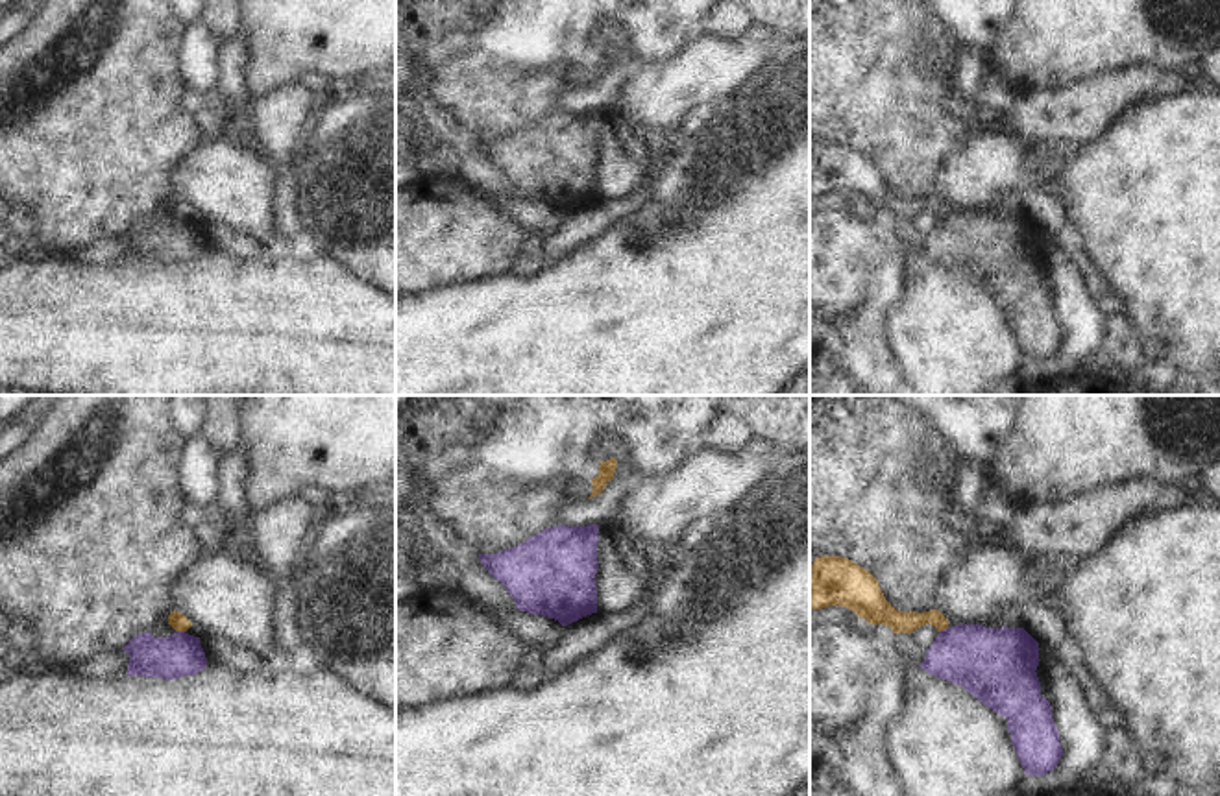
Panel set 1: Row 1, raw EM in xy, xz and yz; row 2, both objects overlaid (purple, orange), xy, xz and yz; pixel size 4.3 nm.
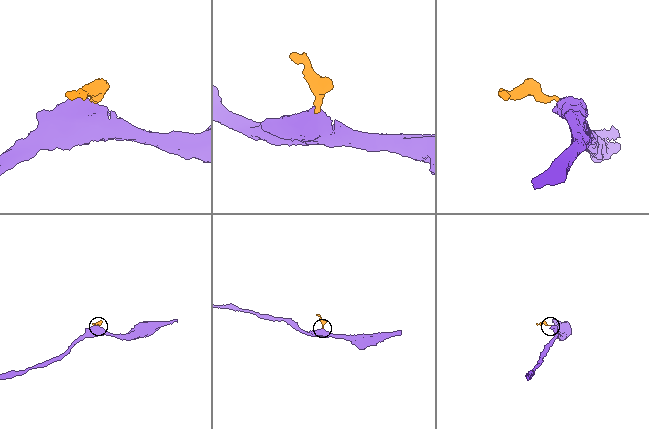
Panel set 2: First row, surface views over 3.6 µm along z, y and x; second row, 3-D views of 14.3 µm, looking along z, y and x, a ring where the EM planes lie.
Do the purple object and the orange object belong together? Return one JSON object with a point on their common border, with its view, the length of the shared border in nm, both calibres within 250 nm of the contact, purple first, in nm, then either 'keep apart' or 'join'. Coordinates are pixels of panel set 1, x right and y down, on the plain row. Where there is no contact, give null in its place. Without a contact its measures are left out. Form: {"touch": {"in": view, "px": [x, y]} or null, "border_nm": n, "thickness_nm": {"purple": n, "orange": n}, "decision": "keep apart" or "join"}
{"touch": {"in": "xy", "px": [180, 218]}, "border_nm": 40, "thickness_nm": {"purple": 190, "orange": 80}, "decision": "keep apart"}

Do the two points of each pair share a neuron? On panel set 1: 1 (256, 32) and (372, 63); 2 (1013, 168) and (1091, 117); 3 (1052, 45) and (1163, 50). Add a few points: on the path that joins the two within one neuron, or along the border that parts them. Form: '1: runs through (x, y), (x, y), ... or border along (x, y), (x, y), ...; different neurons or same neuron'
1: runs through (285, 32), (342, 34); same neuron
2: border along (1010, 130), (1019, 139); different neurons
3: runs through (1080, 45), (1135, 45); same neuron

